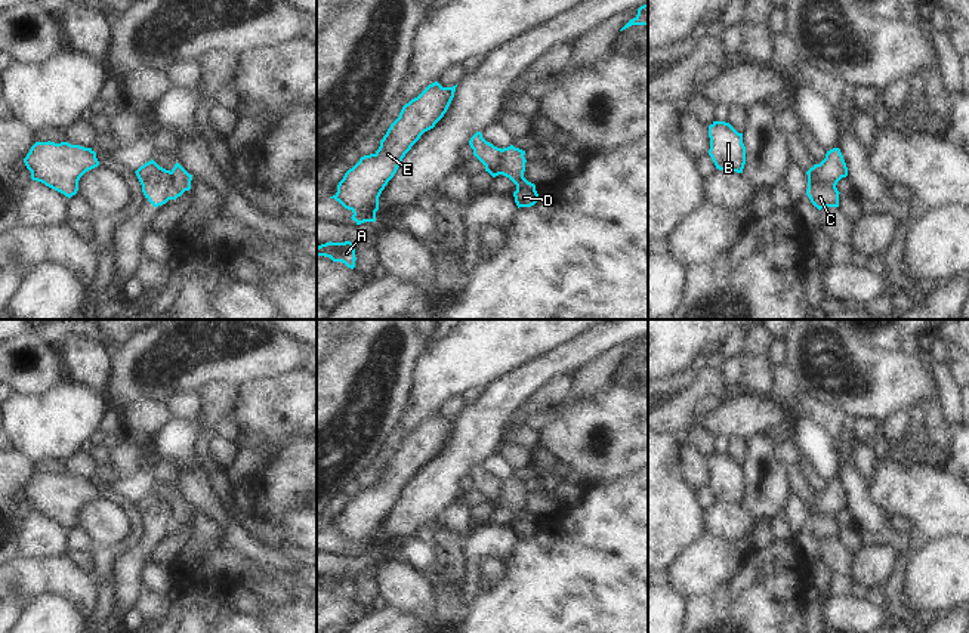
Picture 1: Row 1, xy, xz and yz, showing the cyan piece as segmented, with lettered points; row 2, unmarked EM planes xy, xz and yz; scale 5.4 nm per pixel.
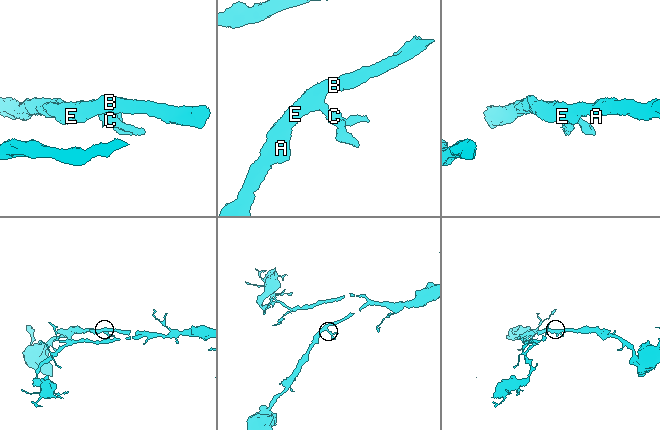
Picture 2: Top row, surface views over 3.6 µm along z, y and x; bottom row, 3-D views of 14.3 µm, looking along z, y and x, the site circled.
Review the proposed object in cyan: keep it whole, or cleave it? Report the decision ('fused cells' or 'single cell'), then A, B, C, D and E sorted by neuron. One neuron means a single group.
fused cells; groups A B D E / C

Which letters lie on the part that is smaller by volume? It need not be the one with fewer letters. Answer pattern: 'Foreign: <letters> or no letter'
Foreign: C

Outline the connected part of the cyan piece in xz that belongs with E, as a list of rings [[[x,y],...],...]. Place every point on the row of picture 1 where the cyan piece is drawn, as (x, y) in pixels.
[[[438,81],[429,84],[417,98],[402,106],[399,117],[391,124],[380,141],[379,149],[374,154],[361,157],[359,161],[345,173],[337,185],[337,192],[330,198],[334,198],[345,209],[351,210],[354,213],[351,219],[355,220],[357,225],[376,222],[376,211],[379,210],[379,197],[382,191],[394,177],[411,146],[425,132],[433,129],[444,117],[454,98],[456,87],[457,84],[453,87],[442,87]]]

